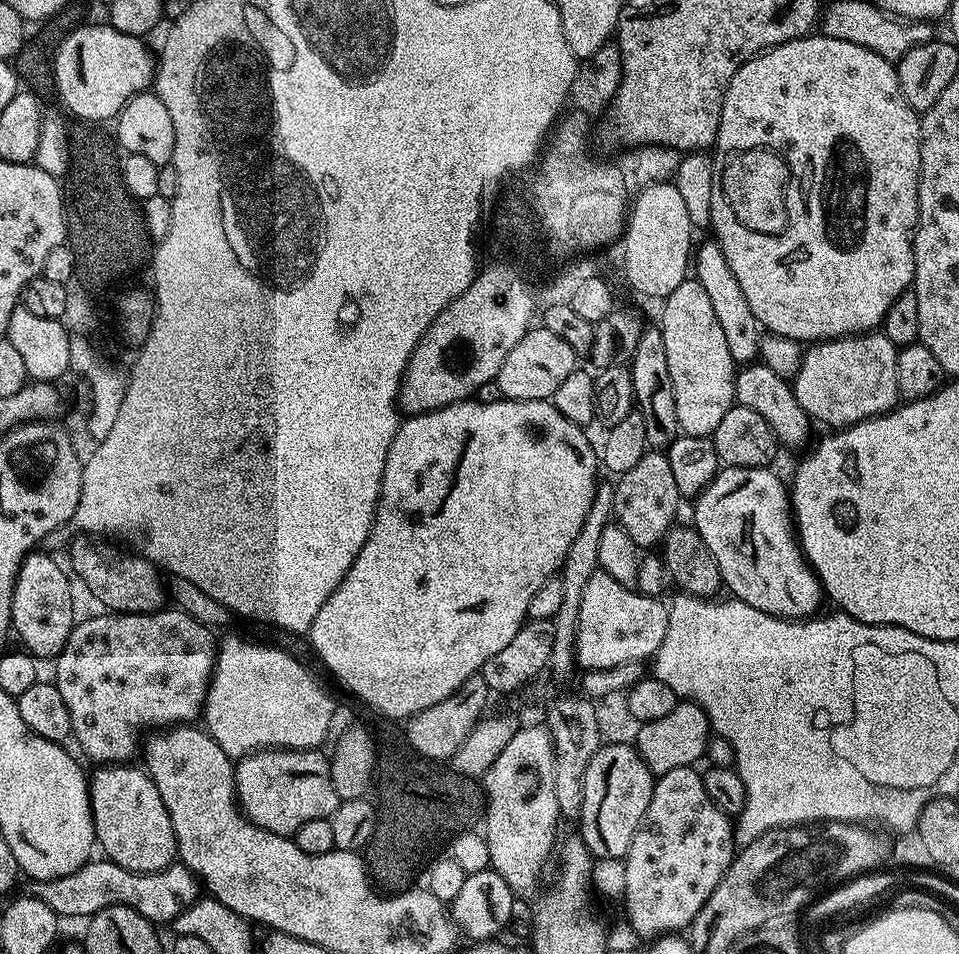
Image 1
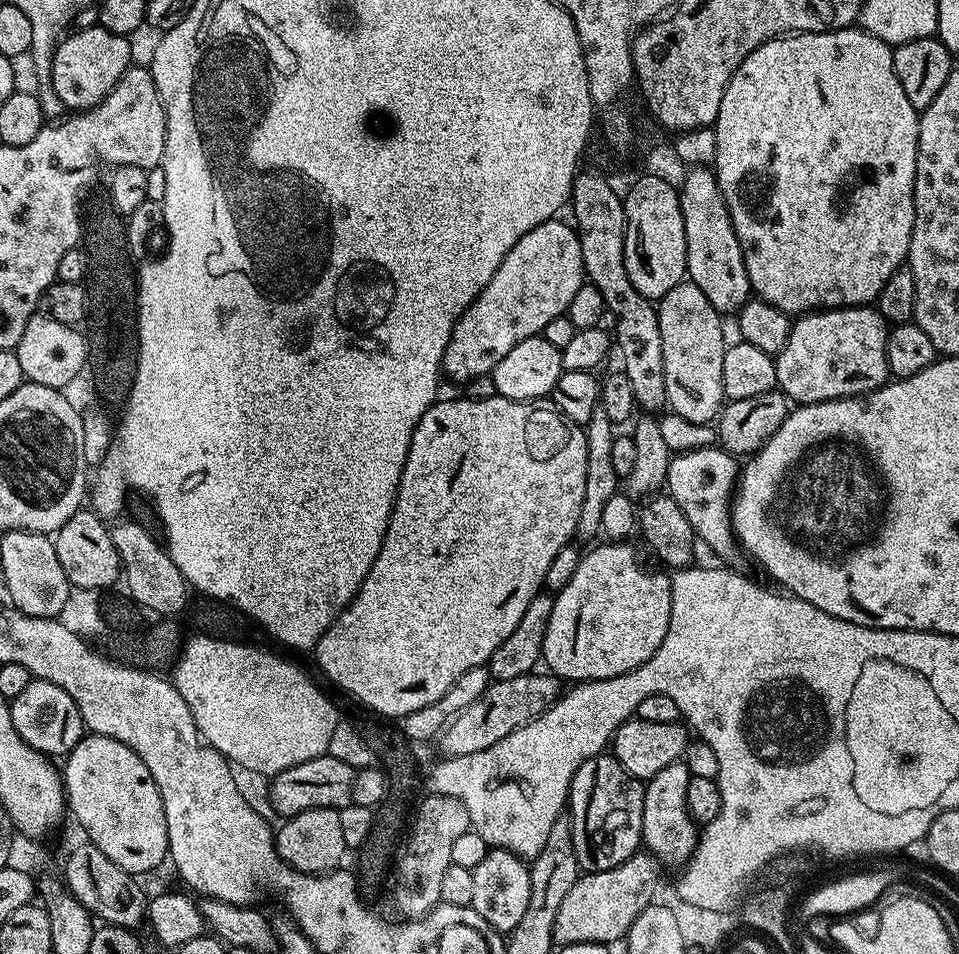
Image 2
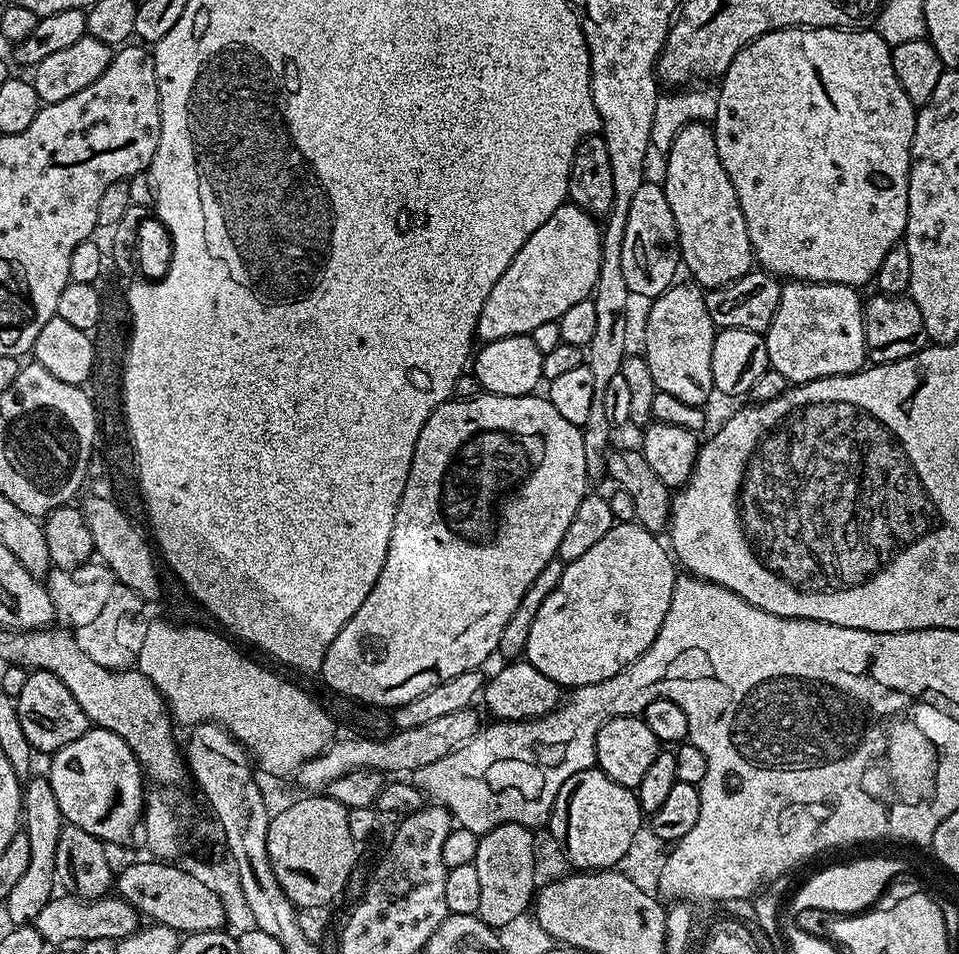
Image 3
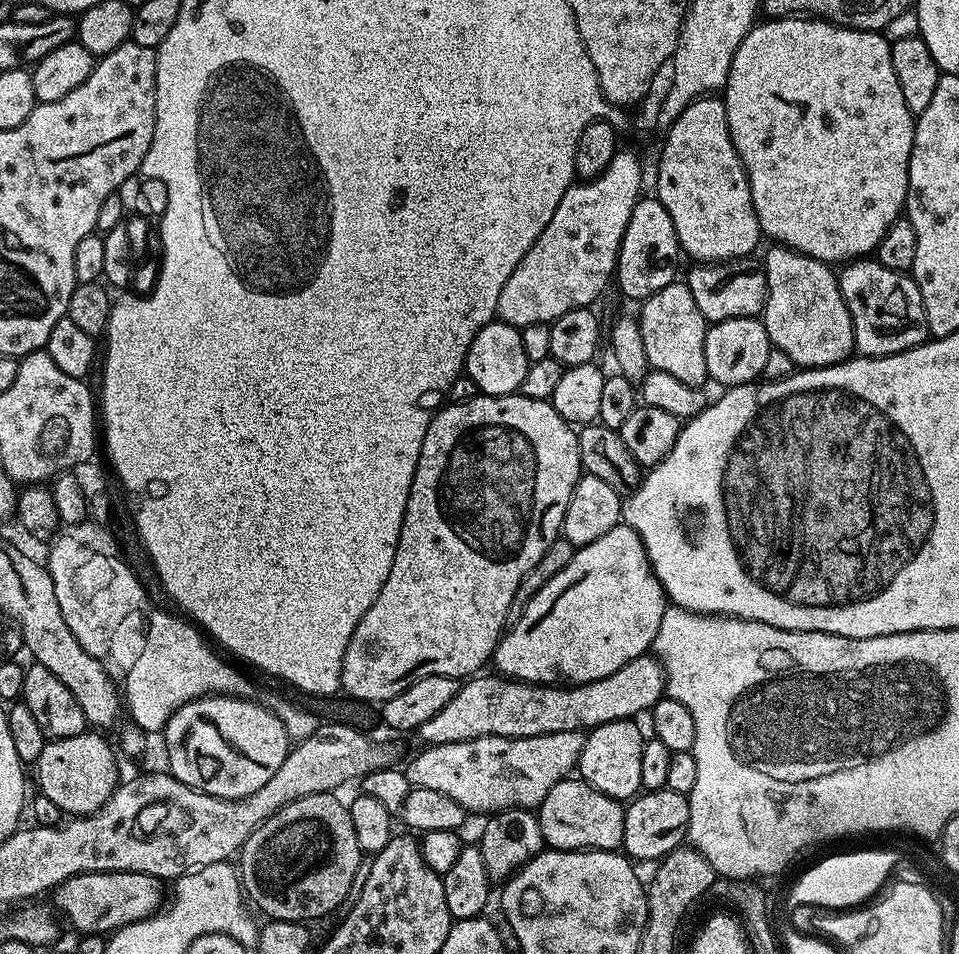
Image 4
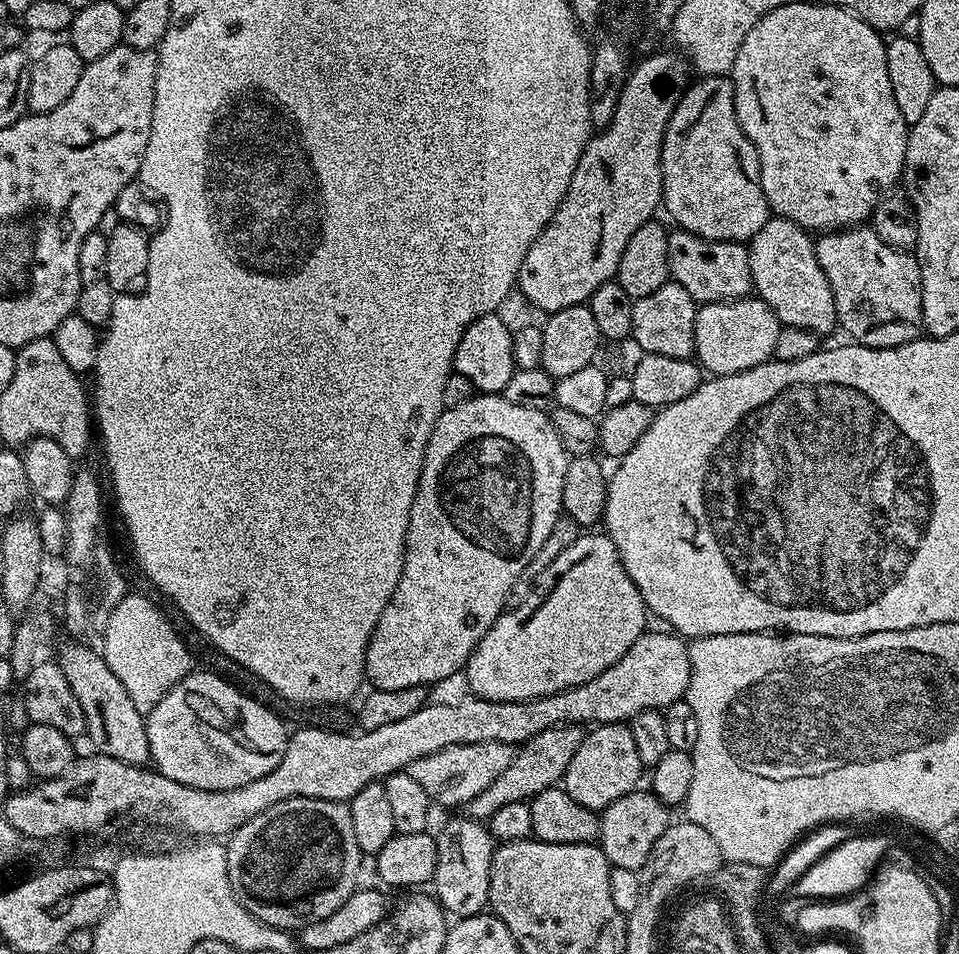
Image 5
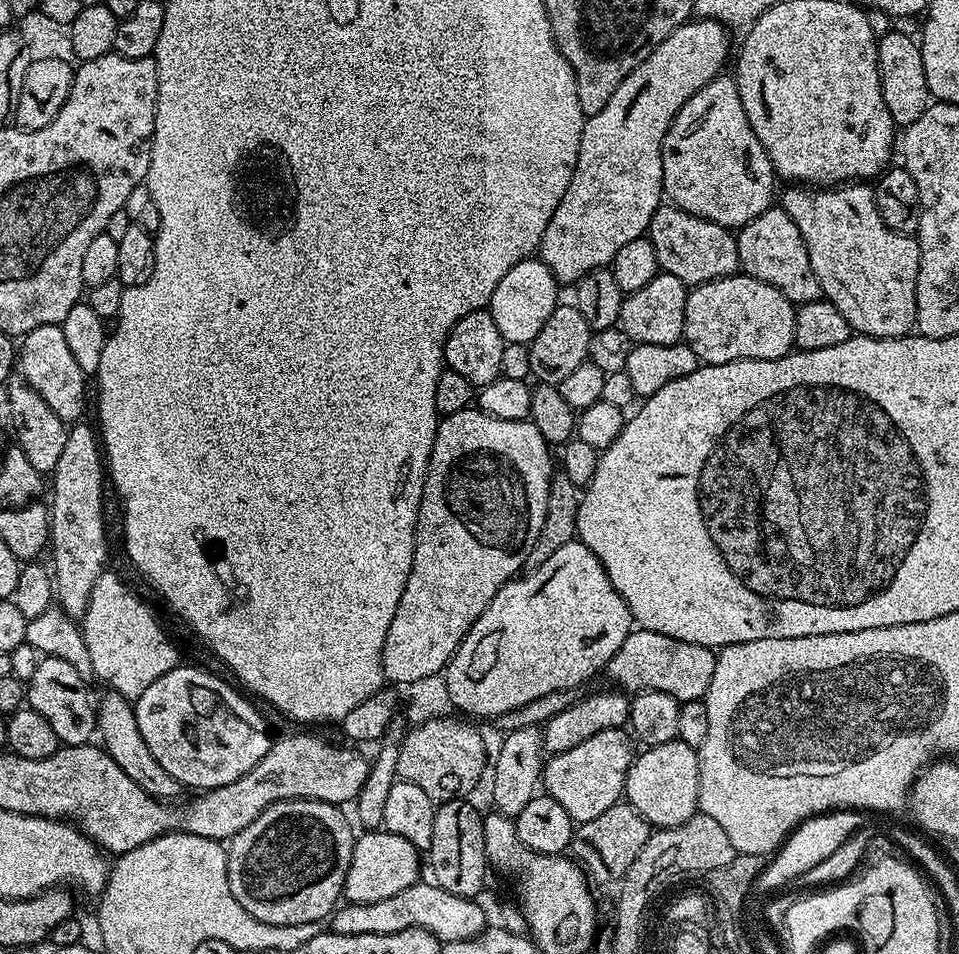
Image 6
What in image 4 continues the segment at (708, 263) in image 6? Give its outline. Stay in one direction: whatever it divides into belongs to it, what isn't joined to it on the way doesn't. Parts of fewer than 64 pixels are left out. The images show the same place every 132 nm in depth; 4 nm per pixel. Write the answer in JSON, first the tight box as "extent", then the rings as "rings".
{"extent":[686,259,768,324],"rings":[[[759,259],[725,260],[718,264],[700,262],[692,267],[696,268],[689,270],[686,282],[705,320],[717,324],[730,318],[759,317],[763,313],[768,287],[764,265]]]}

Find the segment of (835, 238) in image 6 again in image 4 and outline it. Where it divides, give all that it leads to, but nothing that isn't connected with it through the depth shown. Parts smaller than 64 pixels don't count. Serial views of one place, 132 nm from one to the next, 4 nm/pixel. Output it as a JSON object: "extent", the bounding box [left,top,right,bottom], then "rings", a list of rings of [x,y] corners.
{"extent":[838,258,929,356],"rings":[[[861,258],[845,263],[839,269],[838,279],[842,298],[846,302],[846,310],[850,310],[850,318],[854,326],[856,339],[855,351],[862,356],[889,356],[905,352],[929,339],[926,310],[922,306],[922,294],[918,290],[915,280],[908,272],[895,272],[882,266],[874,258]]]}

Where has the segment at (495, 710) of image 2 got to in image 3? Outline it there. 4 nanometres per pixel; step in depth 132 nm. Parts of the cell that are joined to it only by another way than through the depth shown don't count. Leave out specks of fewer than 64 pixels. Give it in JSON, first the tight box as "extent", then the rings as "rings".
{"extent":[298,708,482,790],"rings":[[[472,708],[454,710],[454,714],[445,714],[442,718],[433,718],[422,726],[410,726],[393,731],[384,740],[365,740],[348,738],[328,745],[319,756],[310,758],[299,770],[298,779],[304,790],[327,789],[334,778],[342,778],[342,774],[357,772],[359,768],[367,768],[381,774],[411,774],[422,766],[430,766],[430,762],[438,762],[438,758],[446,758],[454,750],[461,748],[470,738],[474,738],[482,727],[482,721],[475,716]]]}

